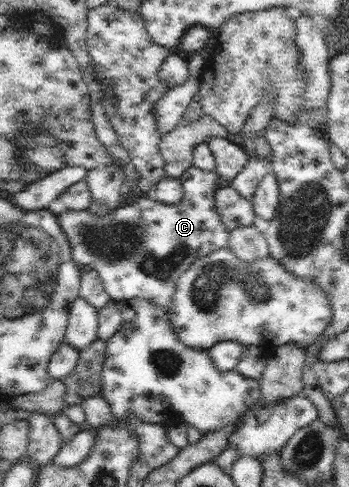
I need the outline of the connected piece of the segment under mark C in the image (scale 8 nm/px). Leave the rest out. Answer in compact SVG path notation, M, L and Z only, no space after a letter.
M191 166L179 179L184 194L182 200L175 205L161 203L145 195L135 199L131 204L110 210L105 216L91 214L89 209L67 209L57 215L69 240L72 258L83 270L94 269L99 274L111 300L122 304L132 298L143 298L168 313L172 308L177 281L189 266L196 259L205 257L216 249L228 247L230 232L221 221L215 205L216 190L222 186L217 171L207 172Z

